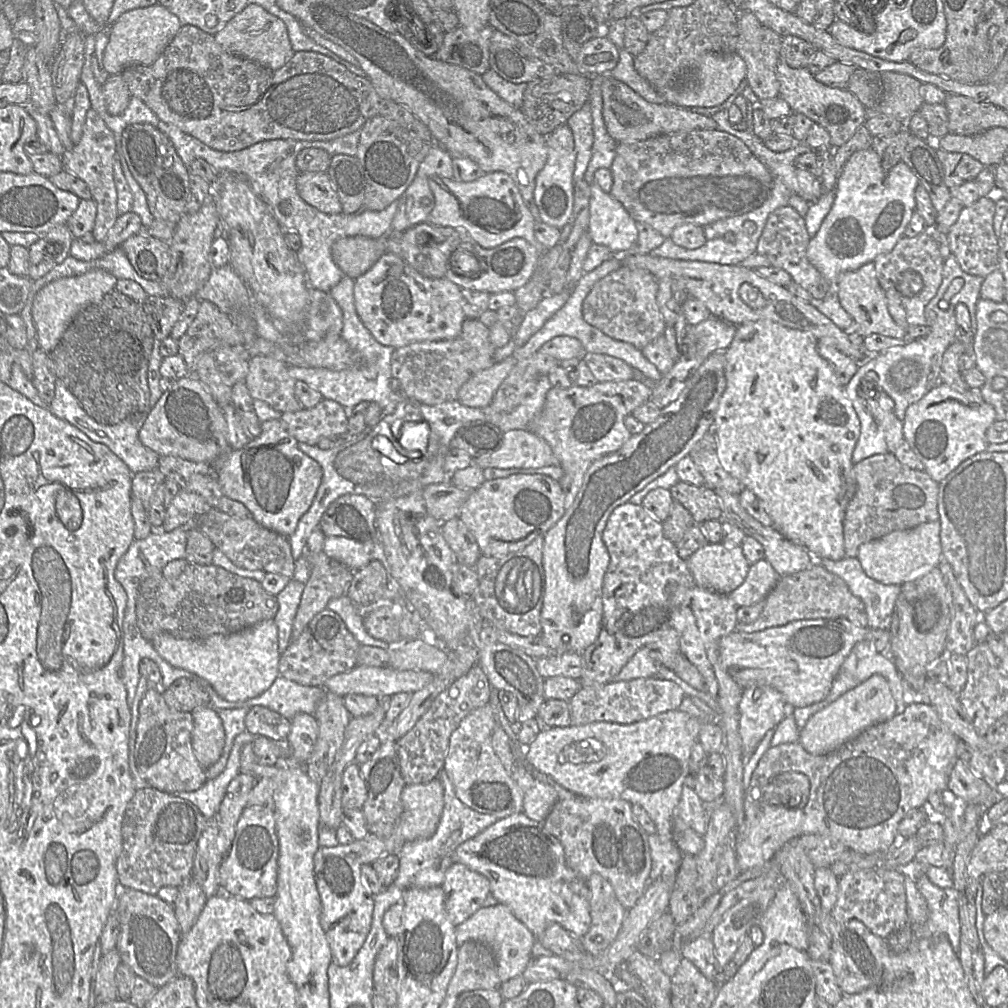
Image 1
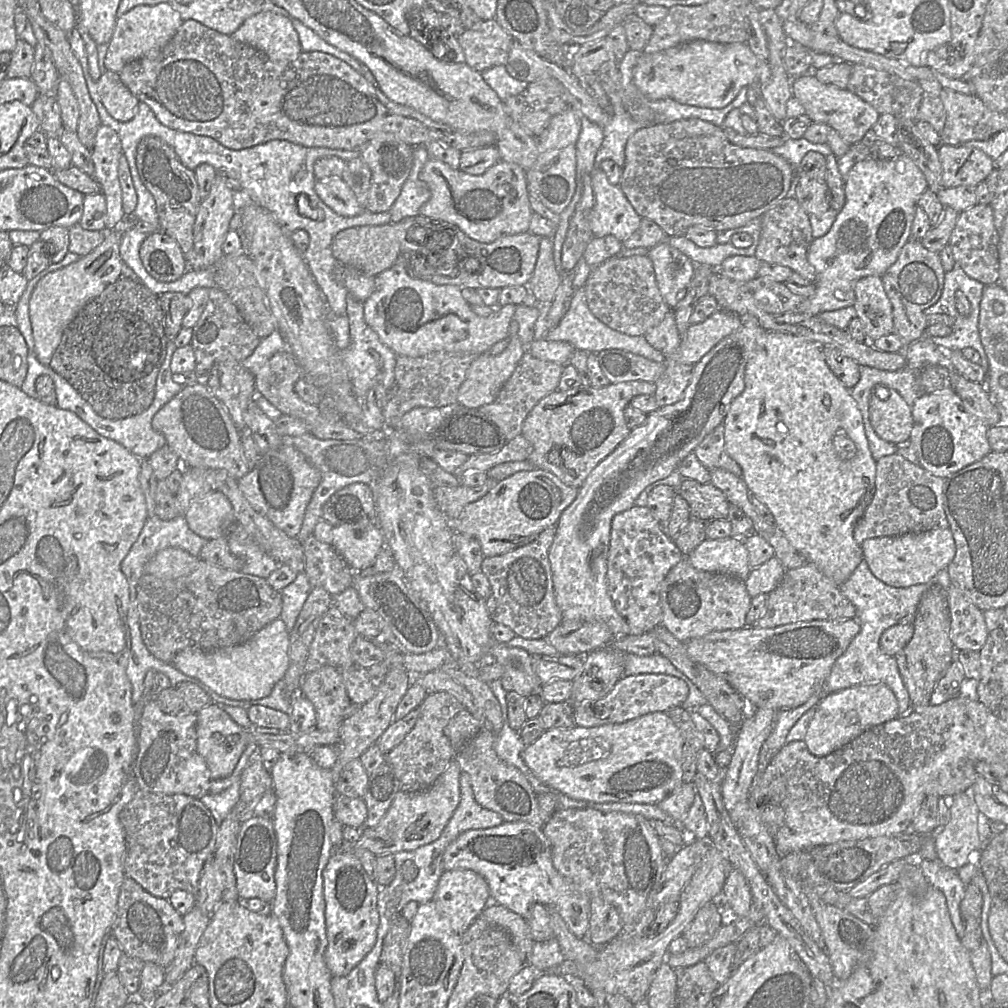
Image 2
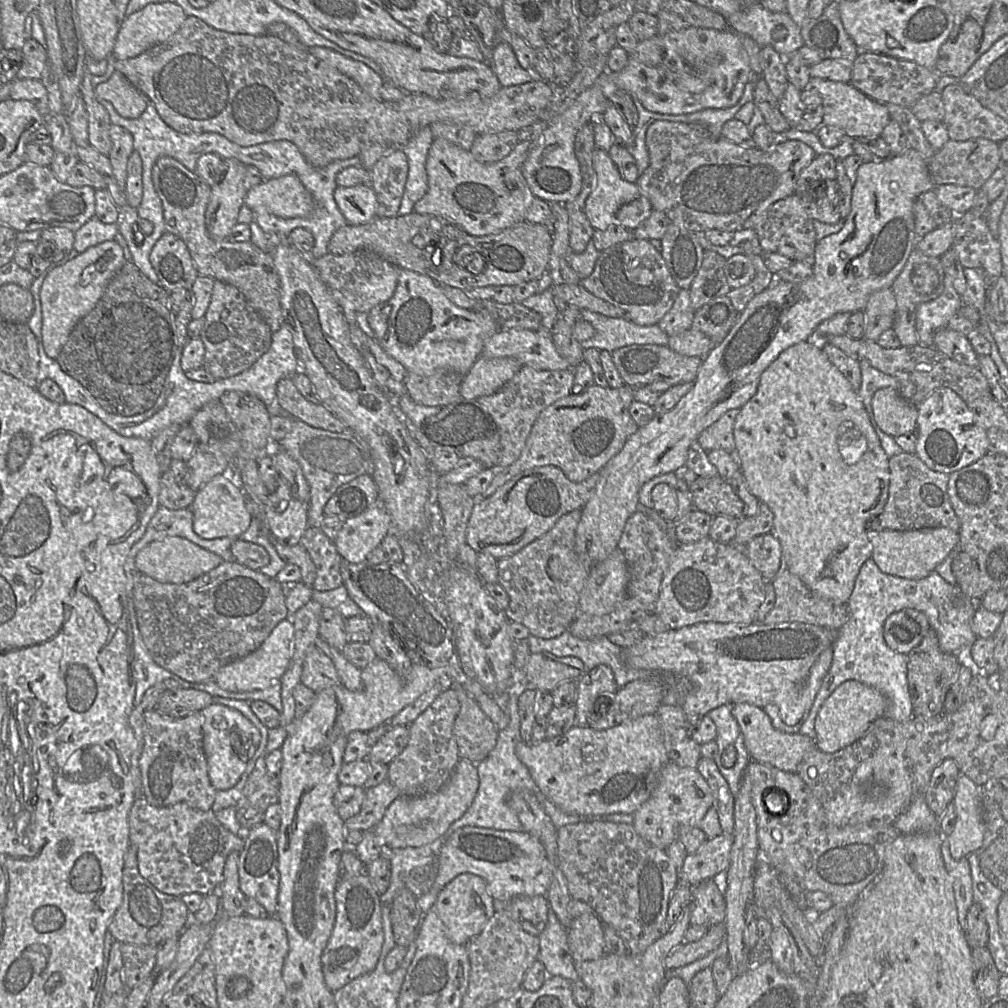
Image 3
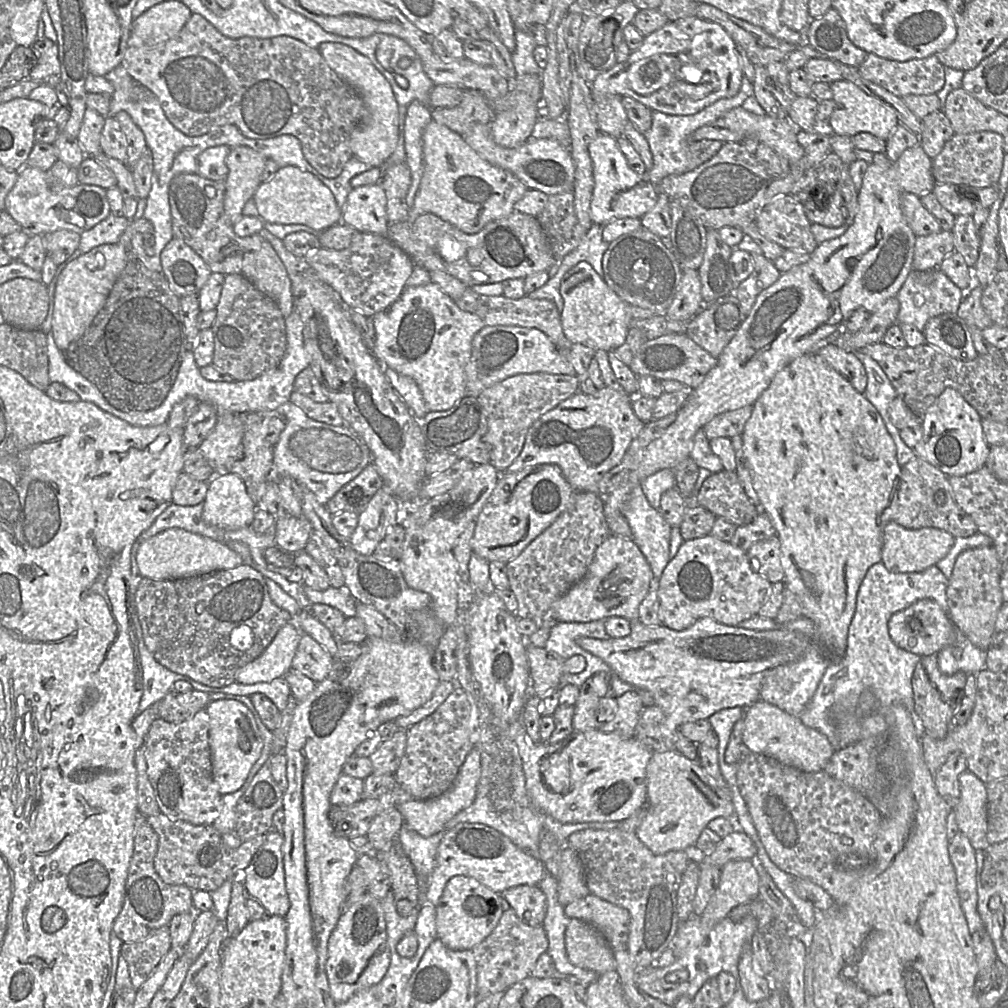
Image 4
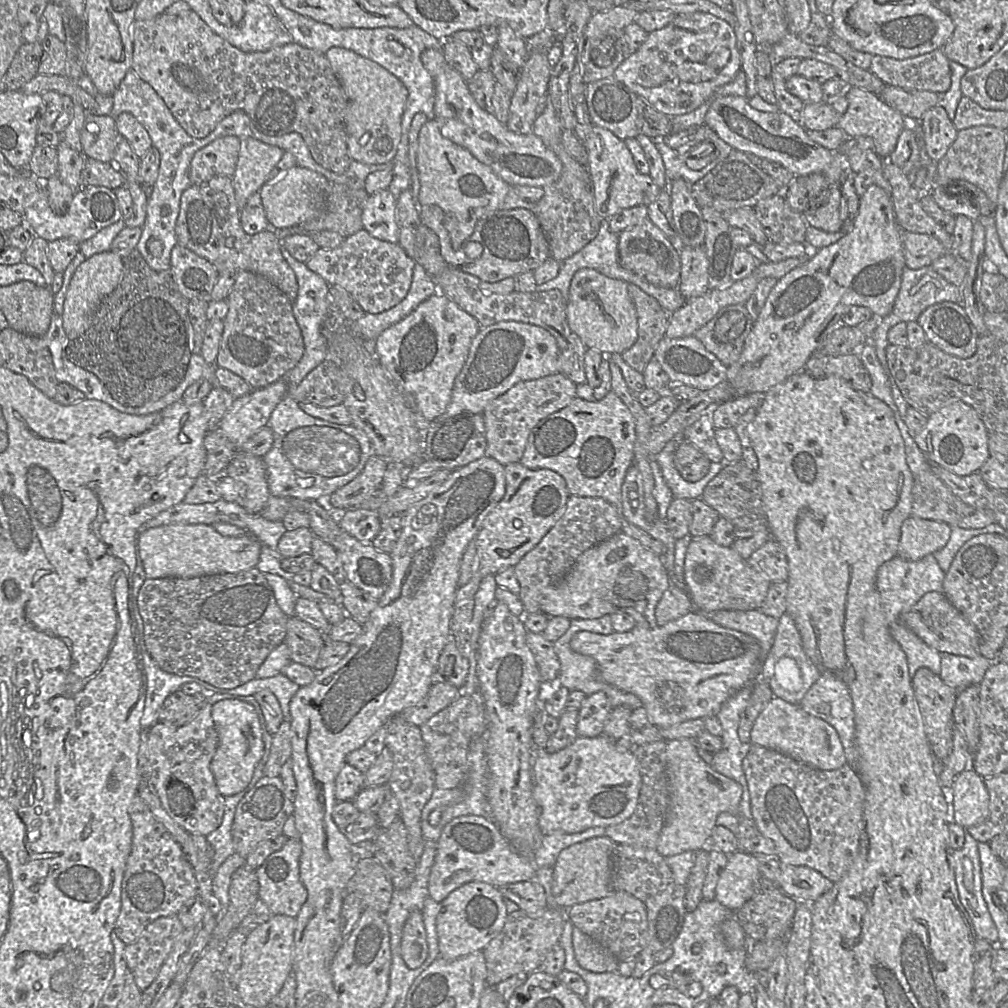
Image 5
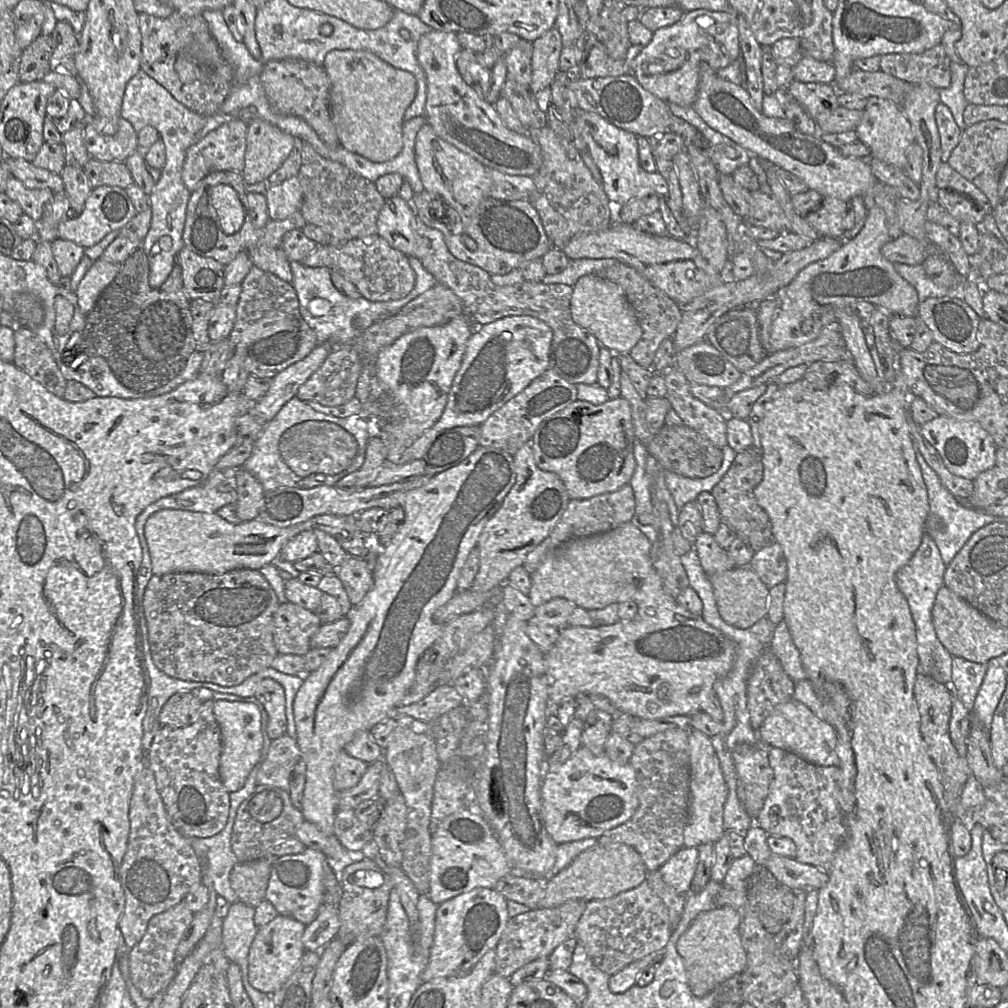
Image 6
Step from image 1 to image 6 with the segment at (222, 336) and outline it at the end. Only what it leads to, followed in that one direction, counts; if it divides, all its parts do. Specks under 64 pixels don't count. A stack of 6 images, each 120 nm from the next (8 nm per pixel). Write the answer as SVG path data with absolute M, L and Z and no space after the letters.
M253 266L249 273L246 275L246 277L243 279L241 283L241 288L242 288L241 294L236 306L236 319L233 329L229 335L229 339L235 346L234 355L238 355L239 357L243 358L245 368L251 375L260 378L273 378L275 375L280 373L285 368L305 358L315 347L318 346L319 342L315 331L305 322L305 320L302 318L300 314L299 299L291 283L280 279L279 277L272 273L266 272L264 270L261 270L260 268Z

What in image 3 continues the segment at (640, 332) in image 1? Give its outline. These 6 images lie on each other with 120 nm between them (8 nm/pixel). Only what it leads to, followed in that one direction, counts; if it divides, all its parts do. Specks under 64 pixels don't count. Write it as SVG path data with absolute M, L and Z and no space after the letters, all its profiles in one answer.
M633 238L600 252L593 272L579 285L594 296L623 309L625 318L640 326L658 324L672 307L680 290L661 252L649 240Z

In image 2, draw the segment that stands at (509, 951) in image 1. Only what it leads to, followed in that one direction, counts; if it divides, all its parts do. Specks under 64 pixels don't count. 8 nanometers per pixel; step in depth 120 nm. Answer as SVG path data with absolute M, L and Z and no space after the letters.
M501 905L486 907L478 918L506 930L519 949L528 955L529 962L534 941L526 919Z

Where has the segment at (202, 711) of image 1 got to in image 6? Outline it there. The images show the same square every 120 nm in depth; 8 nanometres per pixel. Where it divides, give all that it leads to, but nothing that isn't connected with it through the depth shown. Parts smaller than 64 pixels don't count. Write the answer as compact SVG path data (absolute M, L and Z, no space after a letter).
M214 700L213 712L220 727L222 740L219 775L224 788L228 793L232 793L243 787L262 755L261 714L253 703L224 700Z

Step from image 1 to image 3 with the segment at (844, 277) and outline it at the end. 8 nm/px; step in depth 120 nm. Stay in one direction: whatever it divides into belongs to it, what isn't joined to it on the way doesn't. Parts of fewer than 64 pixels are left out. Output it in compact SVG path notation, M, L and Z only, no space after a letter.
M884 288L872 293L863 310L865 330L863 339L877 341L880 335L893 328L897 302L891 288Z

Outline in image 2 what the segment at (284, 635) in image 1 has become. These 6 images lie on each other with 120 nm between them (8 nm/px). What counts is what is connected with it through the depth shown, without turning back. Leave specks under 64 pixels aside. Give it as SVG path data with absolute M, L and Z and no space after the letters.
M298 573L294 582L280 591L282 597L282 611L279 618L285 623L290 633L297 617L302 610L312 587L306 573Z

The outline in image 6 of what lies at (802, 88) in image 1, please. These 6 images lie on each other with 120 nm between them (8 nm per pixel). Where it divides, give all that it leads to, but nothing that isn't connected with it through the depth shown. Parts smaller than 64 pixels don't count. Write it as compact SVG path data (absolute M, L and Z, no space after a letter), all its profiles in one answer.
M874 96L869 97L863 110L861 121L855 128L855 131L858 140L870 148L871 157L892 164L900 169L905 167L908 149L915 142L915 135L901 107L887 99Z

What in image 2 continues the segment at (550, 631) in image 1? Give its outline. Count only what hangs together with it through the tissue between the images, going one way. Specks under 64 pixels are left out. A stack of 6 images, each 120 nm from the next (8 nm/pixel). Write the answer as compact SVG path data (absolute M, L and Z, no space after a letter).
M743 316L741 327L722 339L693 366L692 375L683 396L674 404L663 406L648 414L645 422L632 429L628 436L587 476L575 500L562 512L554 541L549 550L556 603L562 621L581 620L605 622L618 637L627 635L627 623L614 608L607 588L607 563L613 517L635 504L640 493L650 484L668 477L681 461L719 424L723 423L731 402L744 388L744 373L748 361L758 346L758 339L767 332L753 316Z

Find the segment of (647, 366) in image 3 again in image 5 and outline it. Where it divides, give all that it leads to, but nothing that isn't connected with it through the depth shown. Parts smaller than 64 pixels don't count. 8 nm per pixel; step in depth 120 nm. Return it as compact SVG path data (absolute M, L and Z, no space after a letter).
M665 336L655 350L654 359L658 361L672 384L685 384L706 391L727 380L728 367L693 336L684 338Z

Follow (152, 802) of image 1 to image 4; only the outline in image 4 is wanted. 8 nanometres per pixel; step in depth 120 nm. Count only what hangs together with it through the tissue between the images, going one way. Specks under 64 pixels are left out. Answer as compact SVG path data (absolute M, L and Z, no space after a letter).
M161 812L148 816L147 822L158 836L158 849L154 857L156 872L165 883L185 885L193 891L213 892L226 880L240 879L266 838L265 835L258 835L237 848L230 848L225 845L222 834L212 825L173 820Z

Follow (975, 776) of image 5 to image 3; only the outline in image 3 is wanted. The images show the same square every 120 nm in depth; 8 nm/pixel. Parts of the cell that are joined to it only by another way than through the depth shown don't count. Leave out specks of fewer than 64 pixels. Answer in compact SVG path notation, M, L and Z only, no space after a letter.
M960 774L957 779L952 804L956 818L953 831L943 836L949 843L955 860L968 857L982 845L984 823L982 821L981 789L969 777Z

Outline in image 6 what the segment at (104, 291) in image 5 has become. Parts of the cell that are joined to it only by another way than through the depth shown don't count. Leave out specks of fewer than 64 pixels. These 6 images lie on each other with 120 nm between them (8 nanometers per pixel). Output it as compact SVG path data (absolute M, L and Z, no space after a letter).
M102 259L93 261L75 291L78 306L85 315L90 313L100 293L114 280L120 264Z

